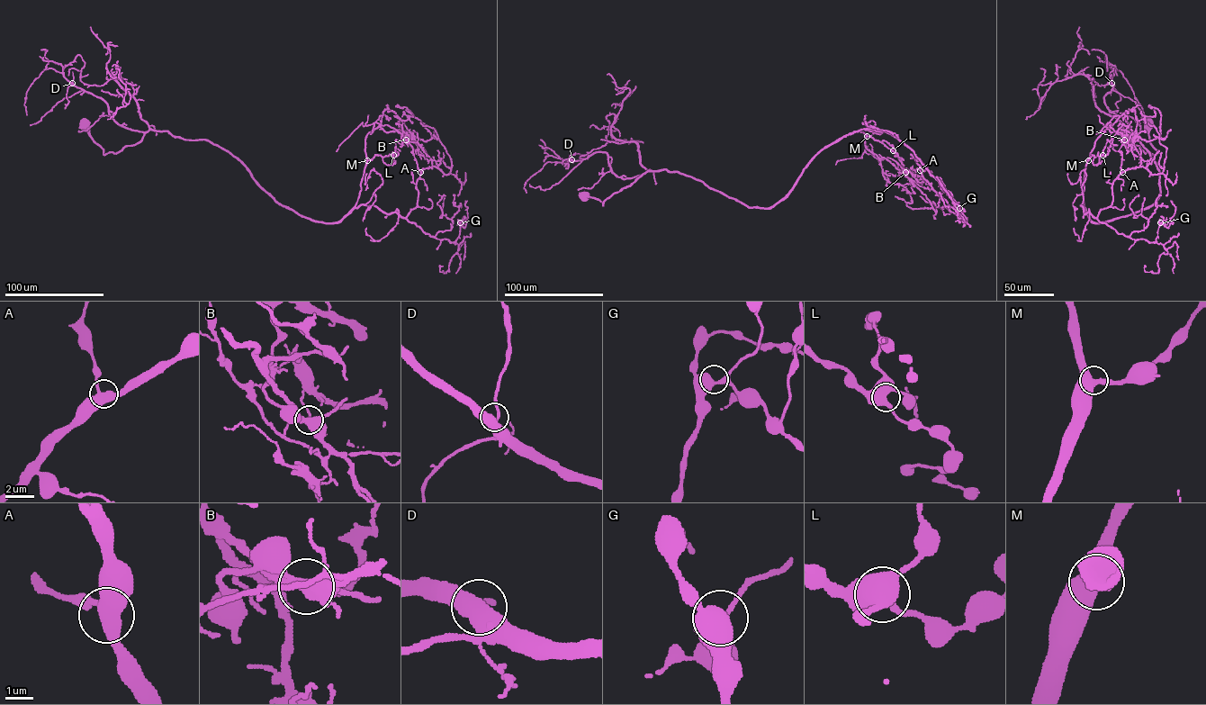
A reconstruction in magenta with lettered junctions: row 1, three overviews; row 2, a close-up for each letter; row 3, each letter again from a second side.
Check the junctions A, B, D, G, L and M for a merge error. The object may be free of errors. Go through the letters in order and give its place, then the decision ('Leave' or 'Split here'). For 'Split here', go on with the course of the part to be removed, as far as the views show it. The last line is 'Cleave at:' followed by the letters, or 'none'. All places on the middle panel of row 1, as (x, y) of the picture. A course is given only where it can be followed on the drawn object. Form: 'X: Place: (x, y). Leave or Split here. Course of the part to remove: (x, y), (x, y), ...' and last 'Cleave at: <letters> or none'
A: Place: (920, 170). Leave
B: Place: (905, 172). Split here. Course of the part to remove: (906, 172), (892, 158), (877, 158), (865, 151), (861, 158), (841, 159), (835, 165)
D: Place: (571, 159). Leave
G: Place: (959, 208). Leave
L: Place: (893, 150). Leave
M: Place: (867, 136). Leave
Cleave at: B

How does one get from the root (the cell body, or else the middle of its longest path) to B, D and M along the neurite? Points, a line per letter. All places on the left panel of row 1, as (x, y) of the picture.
B: (85, 125), (103, 154), (150, 130), (206, 140), (326, 223), (356, 203), (365, 136), (407, 140)
D: (85, 125), (103, 154), (137, 144), (143, 134), (120, 125), (102, 99), (72, 83)
M: (85, 125), (103, 154), (150, 130), (206, 140), (278, 203), (326, 223), (355, 205), (367, 160)

